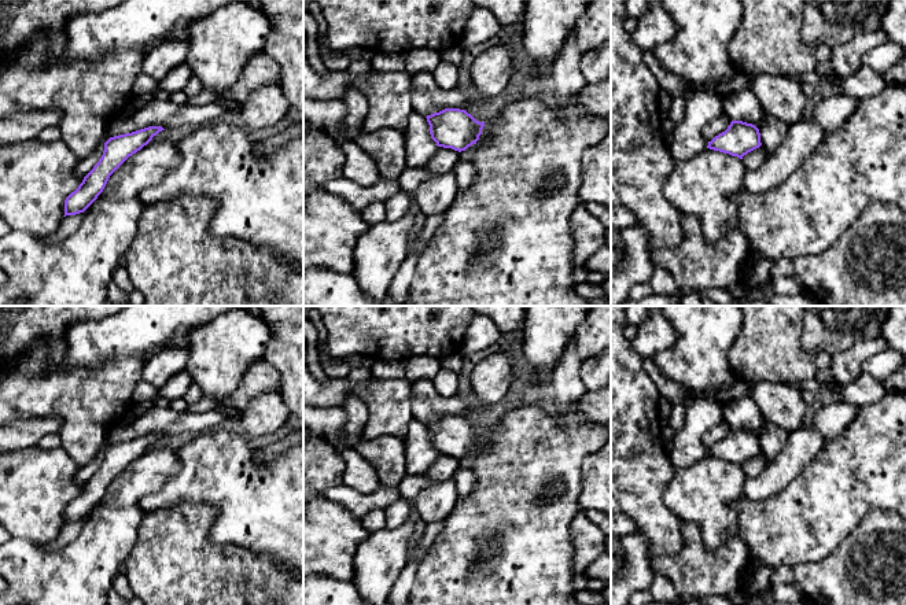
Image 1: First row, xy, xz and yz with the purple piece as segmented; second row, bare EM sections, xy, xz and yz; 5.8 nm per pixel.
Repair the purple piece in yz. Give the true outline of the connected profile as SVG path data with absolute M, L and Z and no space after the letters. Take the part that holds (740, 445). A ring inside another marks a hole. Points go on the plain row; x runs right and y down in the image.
M732 428L725 439L708 449L707 455L743 466L744 462L760 453L760 440L755 432Z

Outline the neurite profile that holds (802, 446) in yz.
M811 425L789 432L784 447L763 472L745 479L743 495L747 499L765 499L777 494L818 455L824 442L821 432Z

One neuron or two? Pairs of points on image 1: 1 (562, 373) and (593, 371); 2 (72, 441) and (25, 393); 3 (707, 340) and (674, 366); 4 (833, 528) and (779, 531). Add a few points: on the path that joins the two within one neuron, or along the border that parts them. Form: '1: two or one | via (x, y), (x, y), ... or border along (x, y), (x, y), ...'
1: two | border along (581, 361), (579, 379), (588, 390)
2: one | via (72, 424), (72, 420), (41, 393)
3: one | via (698, 350), (693, 354), (682, 354), (680, 357)
4: one | via (820, 528), (792, 530)

